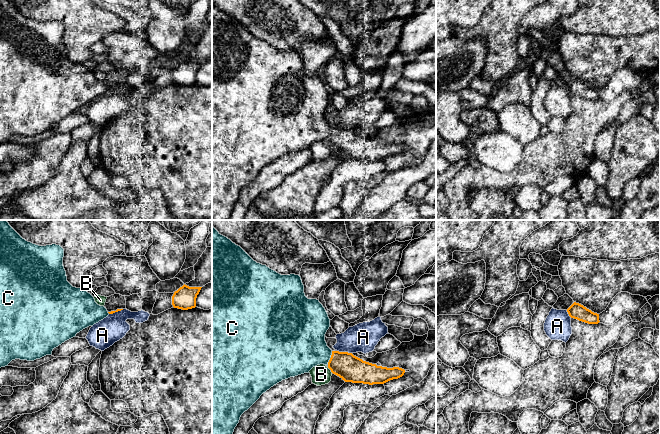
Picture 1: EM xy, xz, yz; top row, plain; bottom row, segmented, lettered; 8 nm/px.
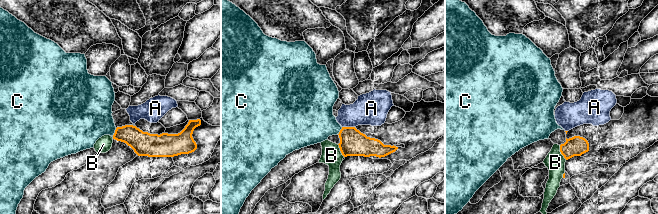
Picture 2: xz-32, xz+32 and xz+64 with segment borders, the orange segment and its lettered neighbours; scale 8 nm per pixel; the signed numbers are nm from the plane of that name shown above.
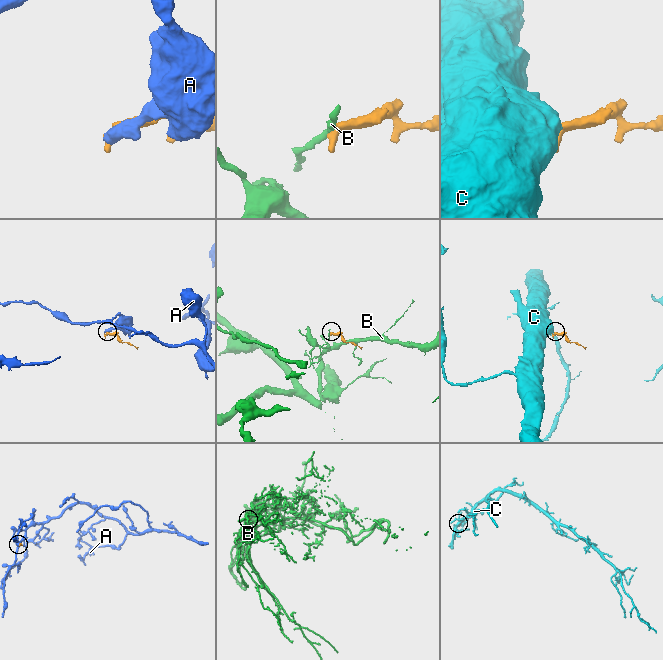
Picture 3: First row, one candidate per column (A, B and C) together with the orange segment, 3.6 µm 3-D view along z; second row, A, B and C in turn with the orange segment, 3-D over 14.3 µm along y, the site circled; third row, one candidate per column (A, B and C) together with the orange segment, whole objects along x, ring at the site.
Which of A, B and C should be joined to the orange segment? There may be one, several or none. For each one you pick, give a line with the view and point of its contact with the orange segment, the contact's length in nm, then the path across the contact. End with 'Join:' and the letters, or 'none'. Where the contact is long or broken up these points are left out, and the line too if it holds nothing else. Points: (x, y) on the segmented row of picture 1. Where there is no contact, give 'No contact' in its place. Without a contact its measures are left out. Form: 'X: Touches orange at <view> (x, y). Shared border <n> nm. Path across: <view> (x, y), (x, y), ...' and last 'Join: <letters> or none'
C: Touches orange at xz (330, 358). Shared border 120 nm. Path across: xz (350, 368), (330, 358), (302, 346)
Join: C

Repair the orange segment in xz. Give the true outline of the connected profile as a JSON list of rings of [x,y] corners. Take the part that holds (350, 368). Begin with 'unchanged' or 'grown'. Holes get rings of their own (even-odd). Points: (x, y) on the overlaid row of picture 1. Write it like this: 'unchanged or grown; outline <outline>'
grown; outline [[[212,226],[212,434],[233,434],[241,415],[247,411],[260,396],[271,387],[290,377],[295,377],[309,371],[320,364],[327,365],[331,372],[345,382],[363,384],[384,384],[390,380],[402,377],[405,370],[399,367],[387,368],[377,366],[354,356],[352,353],[332,351],[325,341],[325,334],[330,327],[330,319],[323,305],[317,299],[308,299],[304,293],[304,285],[299,275],[281,275],[254,261],[240,246],[221,235]]]

